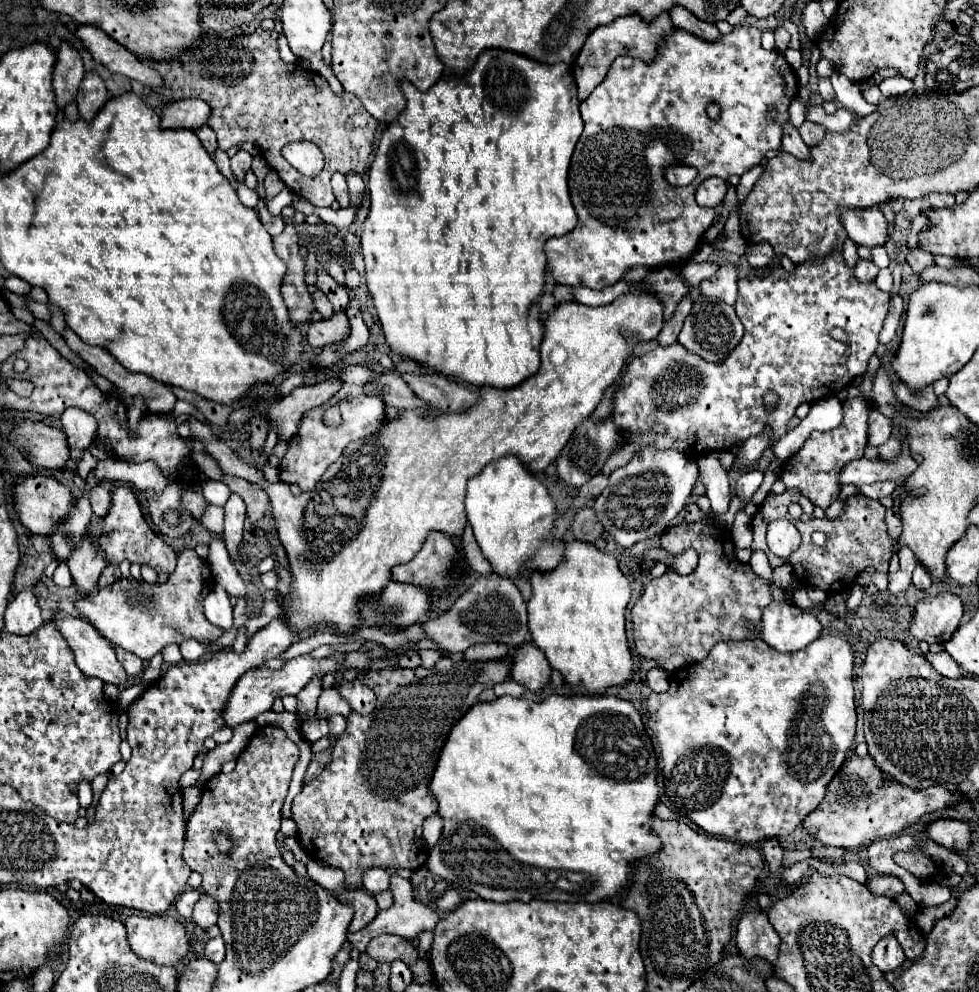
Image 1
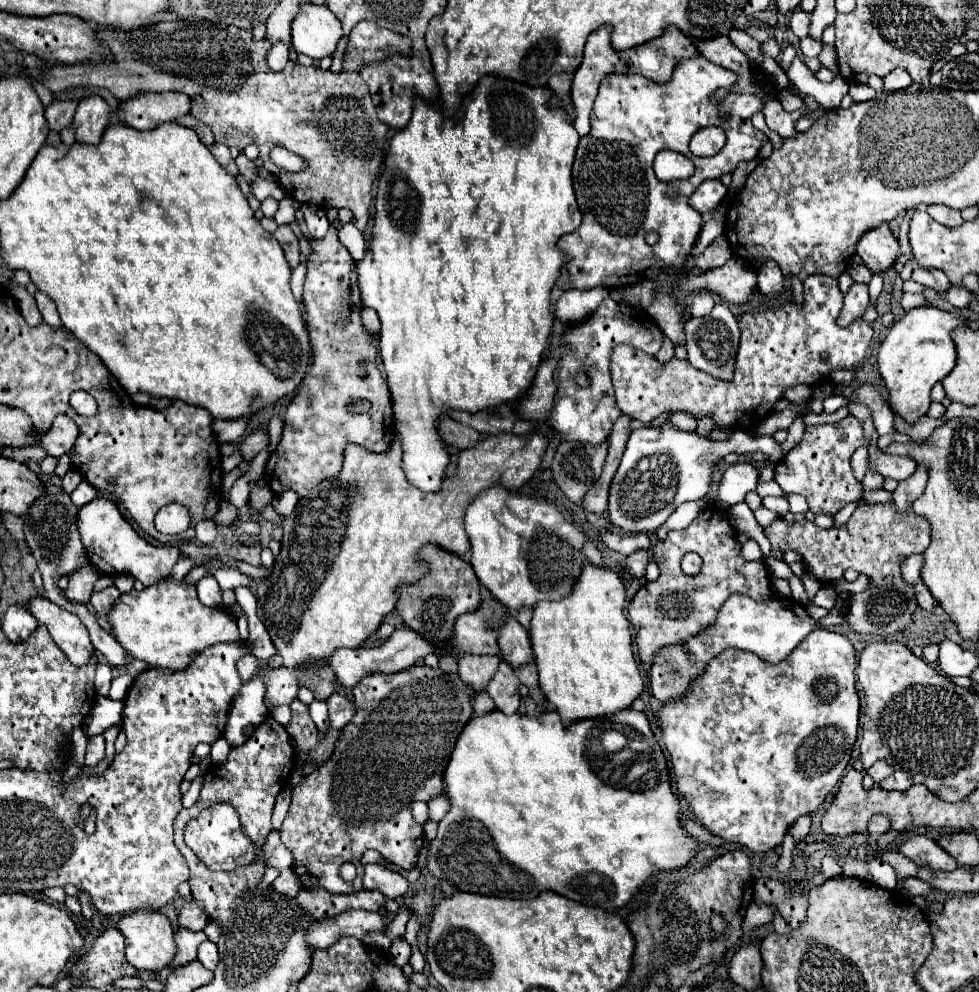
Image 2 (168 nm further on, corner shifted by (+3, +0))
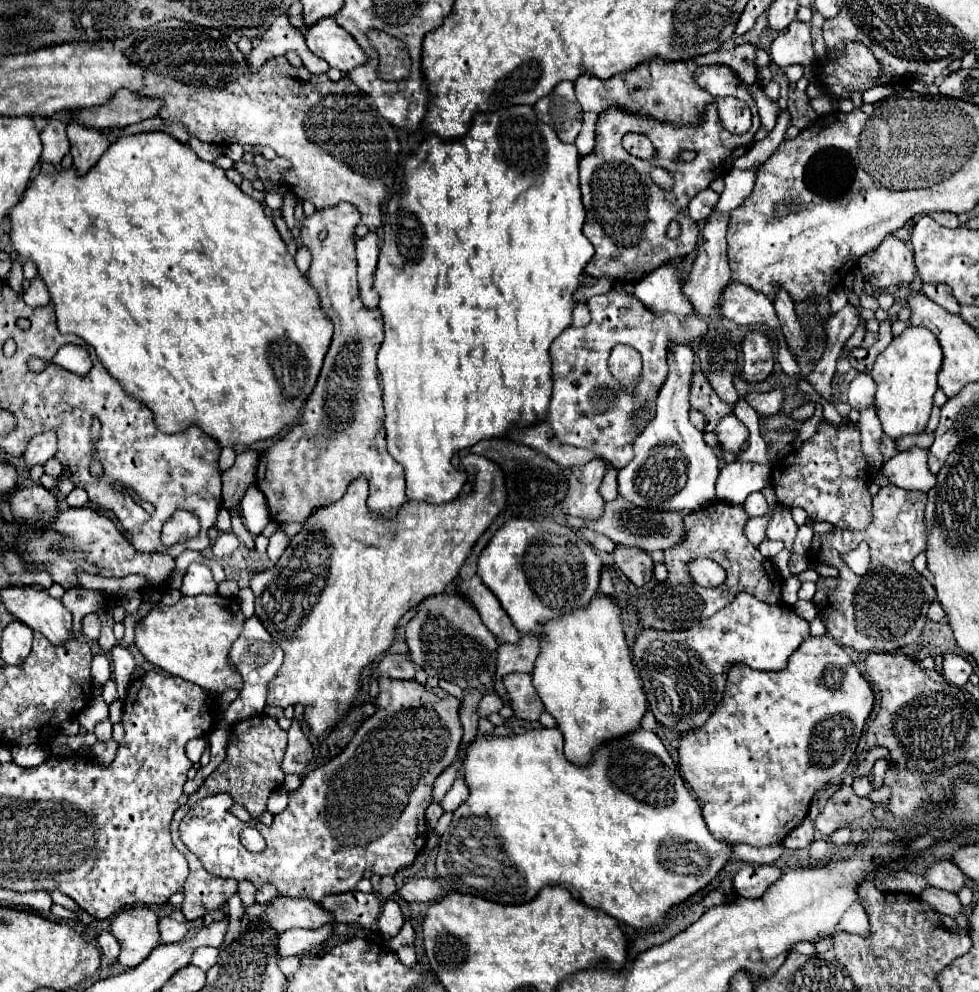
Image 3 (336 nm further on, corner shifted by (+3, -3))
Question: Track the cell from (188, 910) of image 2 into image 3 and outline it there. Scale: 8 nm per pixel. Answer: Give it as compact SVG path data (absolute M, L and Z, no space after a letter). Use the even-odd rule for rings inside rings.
M176 908L172 914L160 918L158 922L158 928L160 928L160 934L162 934L162 942L164 944L172 944L172 942L178 942L186 936L186 932L190 928L196 928L200 924L200 920L188 920L184 916L184 912L180 908Z

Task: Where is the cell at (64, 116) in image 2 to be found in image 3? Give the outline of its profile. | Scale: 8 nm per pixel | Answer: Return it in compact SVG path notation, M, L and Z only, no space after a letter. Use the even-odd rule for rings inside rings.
M50 120L46 124L46 128L40 134L40 140L44 144L44 152L42 152L42 160L44 162L52 162L58 164L62 160L62 156L70 150L68 138L66 138L66 124L60 120Z

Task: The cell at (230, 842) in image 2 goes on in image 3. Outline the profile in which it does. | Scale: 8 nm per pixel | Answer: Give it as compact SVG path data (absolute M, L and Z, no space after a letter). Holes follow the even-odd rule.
M380 678L378 680L378 698L374 702L376 706L376 712L372 716L368 716L362 726L354 732L354 738L350 742L350 746L338 754L332 762L328 762L326 766L310 772L304 780L302 780L302 786L294 792L290 792L290 804L288 808L274 816L274 822L272 826L264 826L262 822L242 822L238 820L234 814L232 814L232 804L234 800L228 796L228 794L216 794L216 796L210 796L210 798L204 798L200 804L196 804L194 808L188 810L188 814L182 818L180 822L180 838L182 842L190 848L190 852L194 852L198 856L198 860L202 862L202 866L210 872L210 874L216 874L220 878L234 878L234 880L252 880L256 886L262 886L264 882L272 882L278 892L282 896L292 896L292 898L310 898L314 902L320 902L324 896L328 894L344 894L344 892L352 892L356 890L356 884L362 880L362 872L368 868L370 872L374 874L380 874L380 876L386 876L386 874L394 874L398 868L402 866L408 866L416 860L416 856L424 850L424 844L426 844L426 838L428 838L428 830L426 830L426 820L424 820L424 812L426 808L430 806L432 802L432 784L434 780L448 768L454 764L454 760L458 758L458 752L460 752L460 742L462 742L462 724L460 724L460 718L458 718L458 708L460 708L460 700L440 688L432 688L428 684L418 684L416 680L392 680L392 678ZM246 826L252 826L256 830L260 830L260 834L264 836L266 840L266 850L264 852L248 852L242 842L240 842L240 832L246 828Z

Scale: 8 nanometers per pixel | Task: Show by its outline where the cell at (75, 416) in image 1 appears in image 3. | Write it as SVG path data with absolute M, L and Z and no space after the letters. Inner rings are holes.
M42 432L42 434L34 436L24 452L28 468L32 468L36 464L44 464L46 460L50 460L56 454L56 450L58 450L56 432Z

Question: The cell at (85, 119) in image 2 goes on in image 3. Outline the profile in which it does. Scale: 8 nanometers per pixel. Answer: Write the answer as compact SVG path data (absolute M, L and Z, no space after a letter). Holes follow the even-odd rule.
M68 124L66 132L70 140L70 152L74 158L74 166L78 168L80 174L88 172L110 146L102 130L92 130L82 124Z

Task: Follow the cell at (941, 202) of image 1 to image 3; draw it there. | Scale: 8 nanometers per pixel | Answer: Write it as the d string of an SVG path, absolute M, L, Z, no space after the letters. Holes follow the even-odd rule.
M930 212L930 216L932 216L938 224L946 226L946 228L958 228L958 226L960 226L956 214L950 214L950 212Z

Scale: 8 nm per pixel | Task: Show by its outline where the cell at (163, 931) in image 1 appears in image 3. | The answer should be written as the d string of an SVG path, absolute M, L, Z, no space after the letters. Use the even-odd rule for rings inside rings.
M134 906L130 910L124 910L120 914L114 916L110 932L116 936L116 940L120 942L120 956L118 962L124 968L136 968L140 962L144 962L144 958L150 956L150 952L162 944L160 940L160 930L158 930L158 914L146 906Z

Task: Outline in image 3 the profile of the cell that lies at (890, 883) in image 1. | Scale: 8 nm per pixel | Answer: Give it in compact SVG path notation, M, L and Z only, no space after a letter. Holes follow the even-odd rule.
M926 888L920 898L928 904L932 904L932 908L940 914L948 914L948 916L956 916L960 914L962 910L962 904L958 900L958 896L954 892L946 892L946 890L940 890L940 888Z

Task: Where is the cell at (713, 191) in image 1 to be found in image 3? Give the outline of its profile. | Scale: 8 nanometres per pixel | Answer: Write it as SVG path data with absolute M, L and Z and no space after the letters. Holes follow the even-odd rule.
M706 188L706 190L698 192L698 194L692 198L690 206L688 206L688 210L692 208L692 212L690 212L692 220L696 220L696 222L698 222L698 220L706 220L706 218L712 214L712 210L714 210L716 200L718 200L718 194L716 194L712 188Z

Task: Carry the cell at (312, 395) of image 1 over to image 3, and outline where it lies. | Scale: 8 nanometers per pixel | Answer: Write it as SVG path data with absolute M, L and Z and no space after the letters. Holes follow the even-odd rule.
M246 450L236 456L236 462L230 470L222 472L222 500L224 508L238 508L246 488L256 480L258 452Z

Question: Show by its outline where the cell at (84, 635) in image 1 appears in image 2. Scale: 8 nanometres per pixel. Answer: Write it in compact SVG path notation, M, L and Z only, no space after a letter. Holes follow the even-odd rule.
M34 597L34 601L28 603L28 611L40 625L48 627L54 643L74 665L86 665L96 655L84 623L76 615L60 609L46 597Z

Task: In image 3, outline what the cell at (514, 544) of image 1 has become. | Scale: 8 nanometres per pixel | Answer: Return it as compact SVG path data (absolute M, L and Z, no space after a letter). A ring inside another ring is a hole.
M510 518L494 532L476 562L476 574L500 600L514 626L530 634L536 624L560 618L590 602L598 592L602 560L576 530L556 522Z

